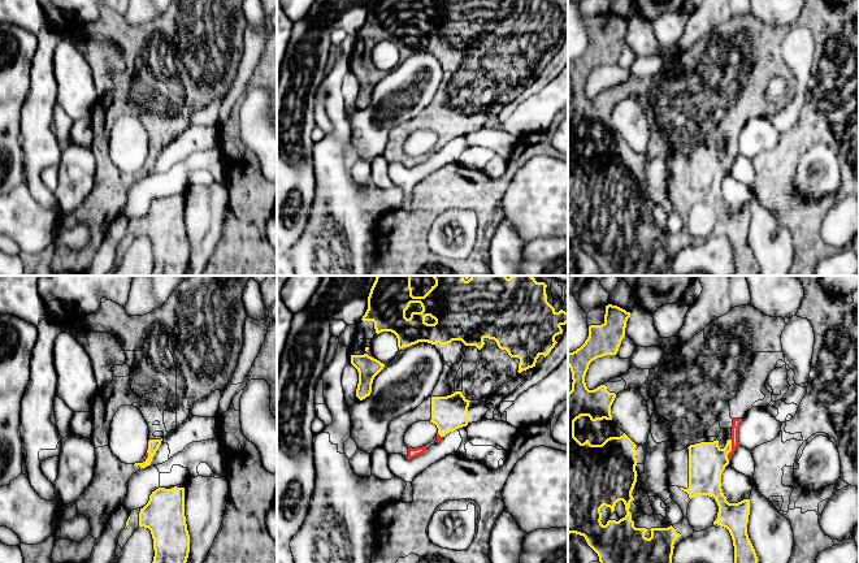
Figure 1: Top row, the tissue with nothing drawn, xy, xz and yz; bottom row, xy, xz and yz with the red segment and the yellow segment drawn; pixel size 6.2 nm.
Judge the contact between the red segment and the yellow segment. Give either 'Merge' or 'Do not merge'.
Merge

